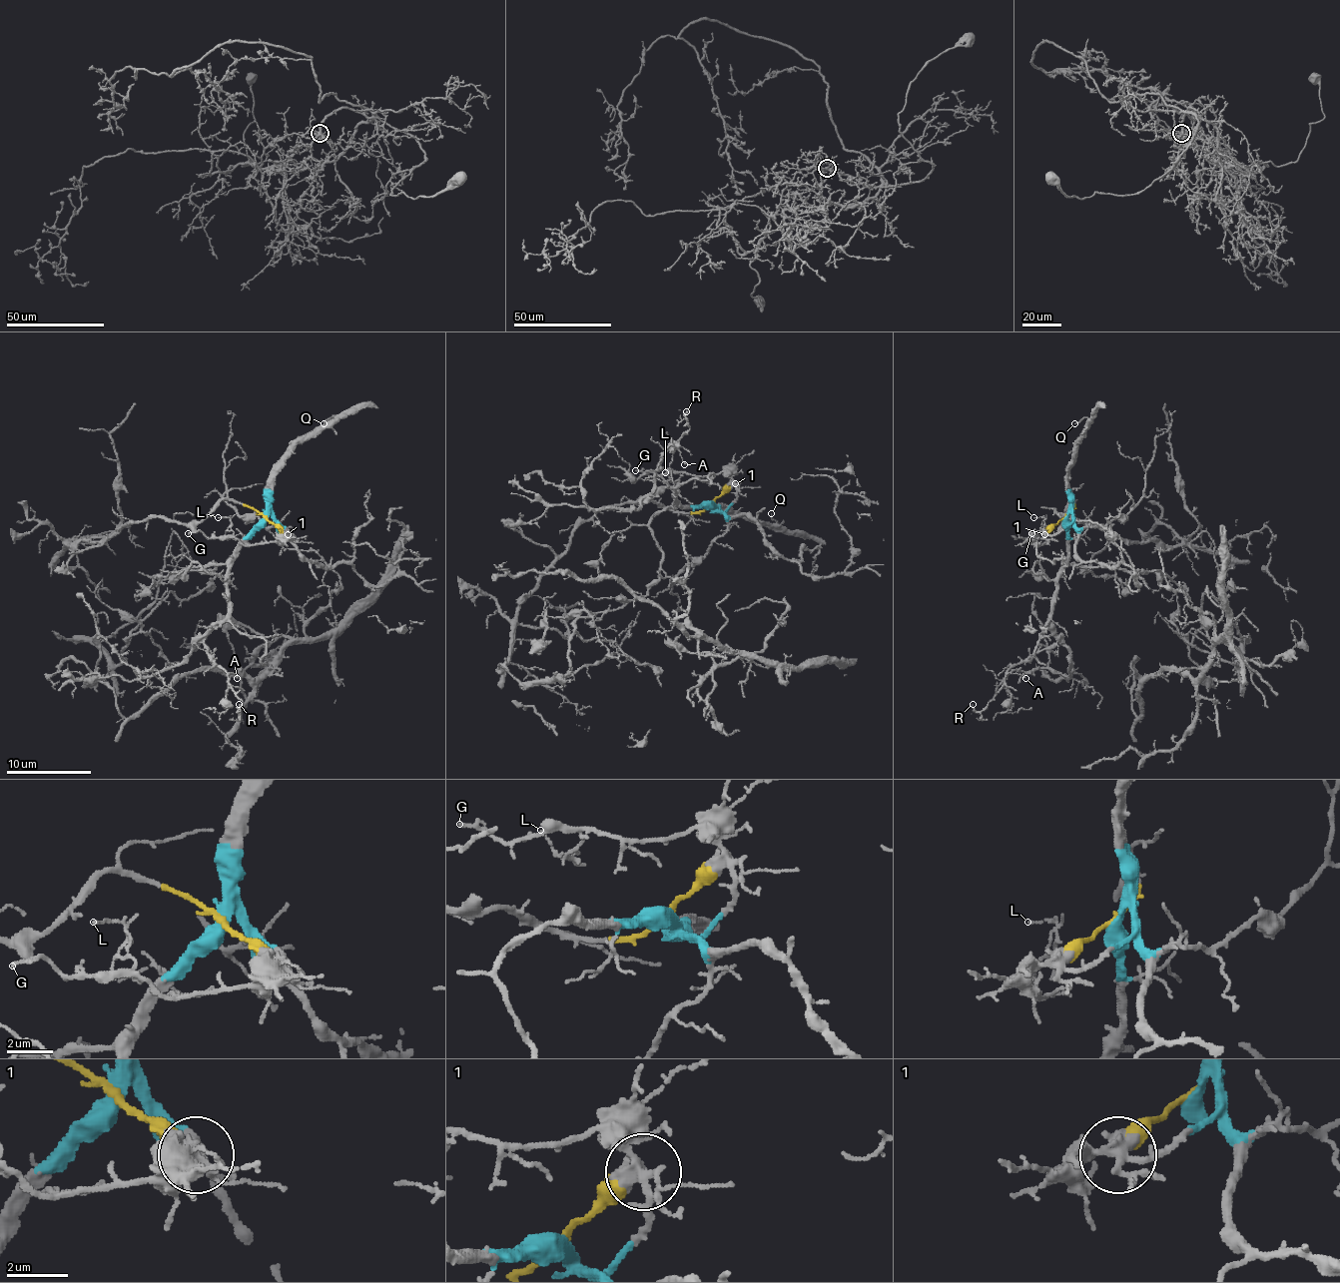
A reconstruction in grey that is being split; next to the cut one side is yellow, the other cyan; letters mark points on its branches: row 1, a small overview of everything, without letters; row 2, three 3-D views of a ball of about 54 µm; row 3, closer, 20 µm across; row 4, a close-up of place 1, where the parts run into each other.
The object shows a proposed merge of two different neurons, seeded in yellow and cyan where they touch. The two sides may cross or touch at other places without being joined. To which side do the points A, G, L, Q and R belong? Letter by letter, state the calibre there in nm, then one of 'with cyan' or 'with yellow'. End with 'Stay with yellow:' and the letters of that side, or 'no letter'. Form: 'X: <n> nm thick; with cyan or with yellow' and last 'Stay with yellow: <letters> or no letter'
A: 100 nm thick; with cyan
G: 170 nm thick; with cyan
L: 110 nm thick; with cyan
Q: 110 nm thick; with cyan
R: 140 nm thick; with cyan
Stay with yellow: no letter

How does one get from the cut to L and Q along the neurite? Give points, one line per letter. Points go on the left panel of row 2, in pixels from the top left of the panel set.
L: (265, 517), (270, 515), (289, 534), (278, 540), (244, 544), (233, 536), (227, 517), (219, 517)
Q: (265, 517), (270, 472), (325, 424)

